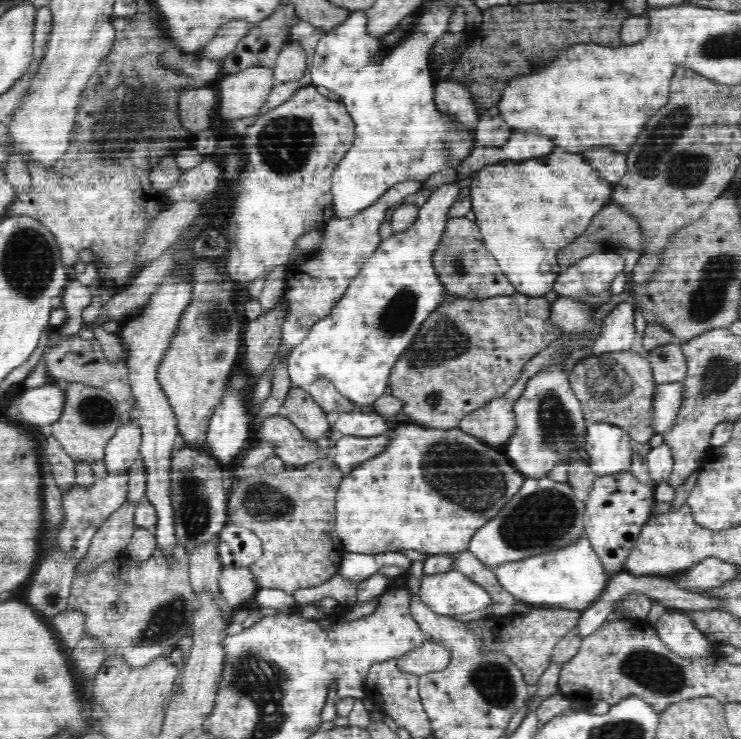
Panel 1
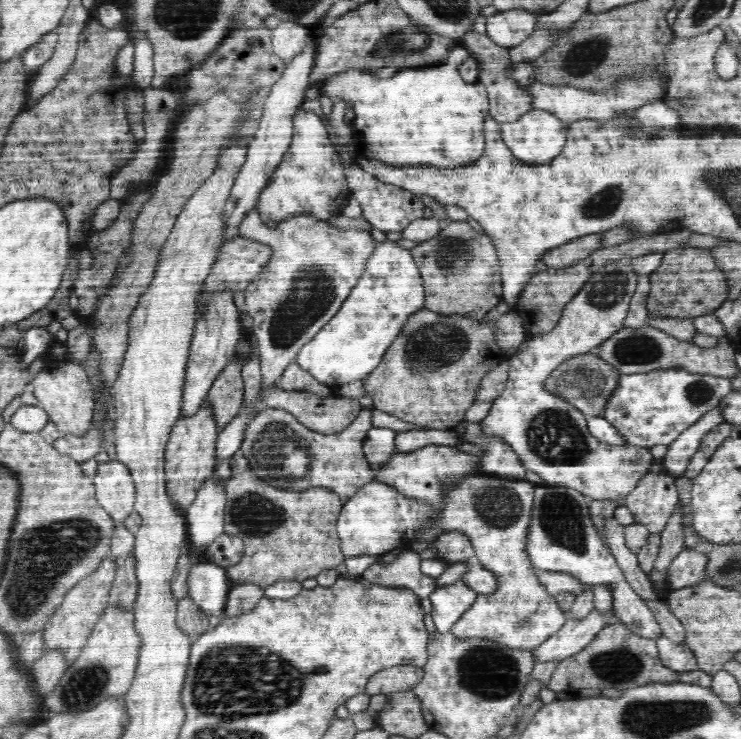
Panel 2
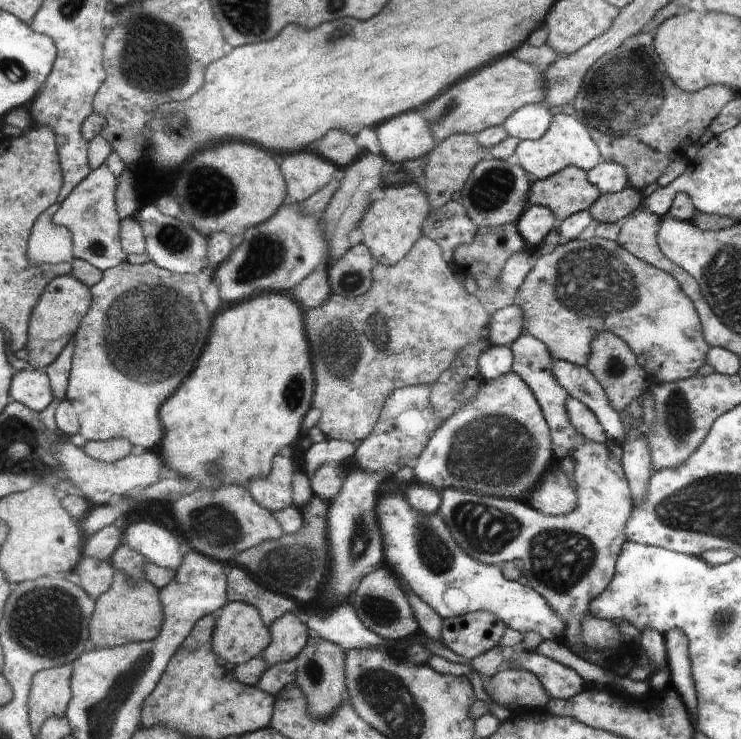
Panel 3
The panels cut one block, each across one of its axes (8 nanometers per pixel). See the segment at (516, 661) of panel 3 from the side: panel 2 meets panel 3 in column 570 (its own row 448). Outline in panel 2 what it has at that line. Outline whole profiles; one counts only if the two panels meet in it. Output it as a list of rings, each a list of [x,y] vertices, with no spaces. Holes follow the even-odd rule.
[[[721,402],[716,408],[710,408],[698,422],[690,425],[672,444],[663,458],[663,470],[677,478],[687,469],[690,457],[698,450],[704,435],[723,422]]]

